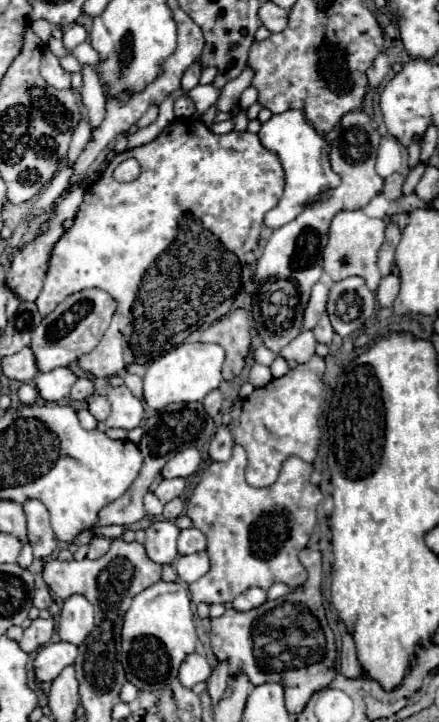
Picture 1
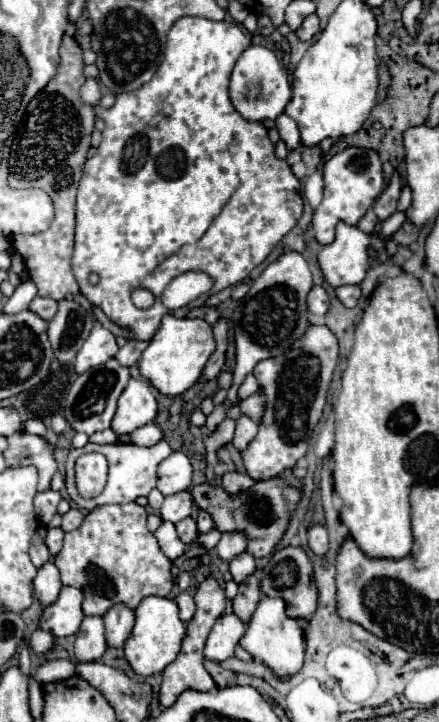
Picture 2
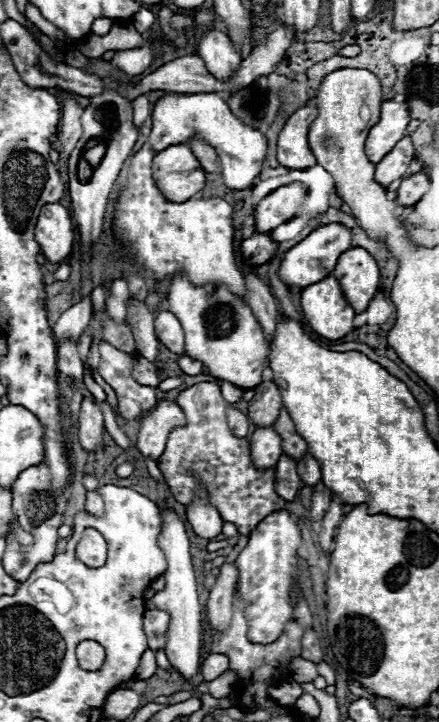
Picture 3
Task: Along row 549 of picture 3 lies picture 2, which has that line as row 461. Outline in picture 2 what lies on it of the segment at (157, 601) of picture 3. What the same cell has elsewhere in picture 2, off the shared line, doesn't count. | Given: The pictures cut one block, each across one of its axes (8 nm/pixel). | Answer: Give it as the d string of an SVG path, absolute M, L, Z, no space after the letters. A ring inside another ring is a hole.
M172 452L166 460L158 464L158 484L156 488L164 494L176 494L192 486L192 464L184 452Z

